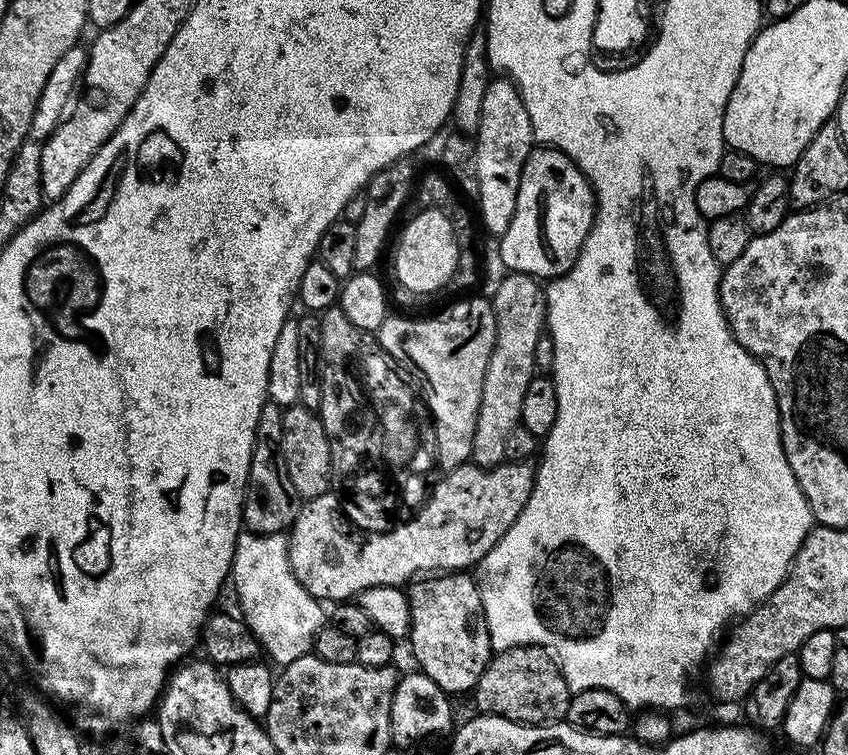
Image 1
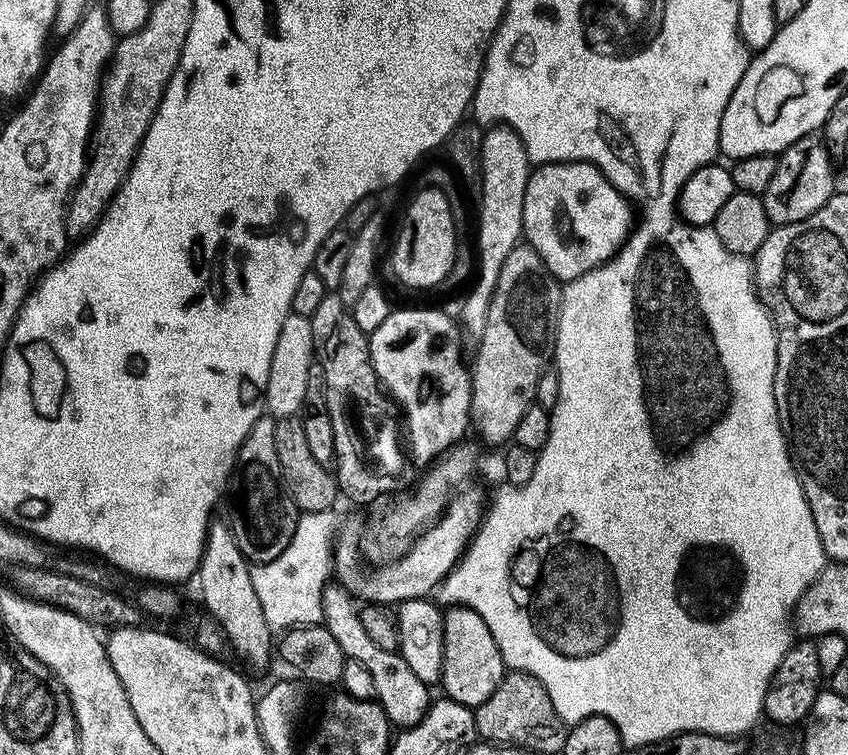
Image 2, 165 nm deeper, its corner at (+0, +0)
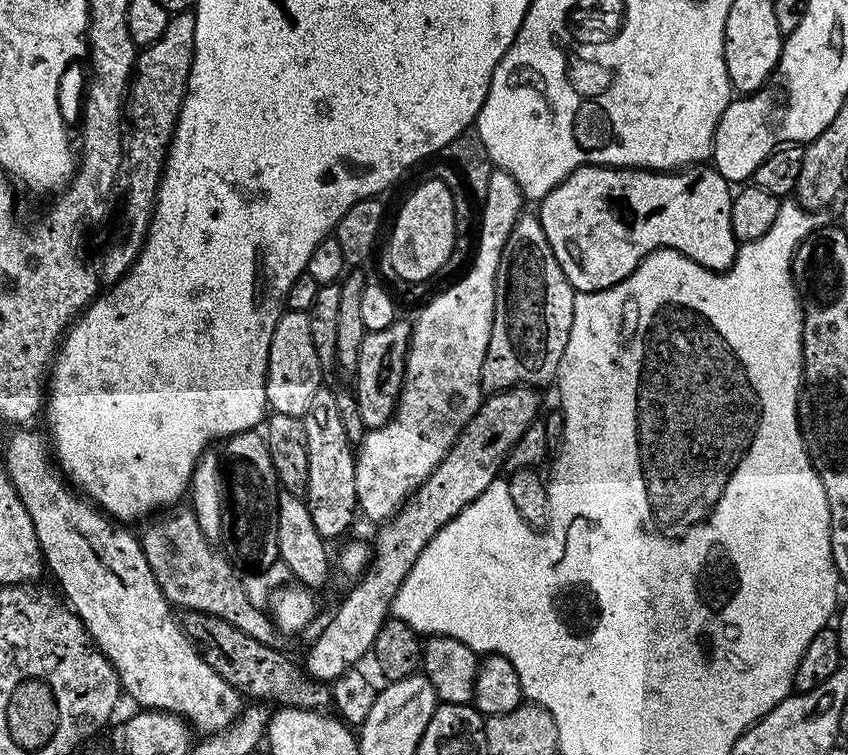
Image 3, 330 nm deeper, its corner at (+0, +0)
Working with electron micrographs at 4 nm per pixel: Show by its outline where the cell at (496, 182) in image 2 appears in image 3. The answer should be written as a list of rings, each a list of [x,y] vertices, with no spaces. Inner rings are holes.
[[[494,170],[490,174],[490,186],[486,186],[482,204],[484,213],[478,216],[478,239],[474,244],[474,259],[470,267],[455,283],[440,290],[444,292],[438,293],[412,324],[412,345],[408,348],[408,360],[404,364],[404,386],[391,420],[380,428],[365,431],[363,440],[359,441],[356,452],[356,502],[362,516],[368,520],[383,522],[392,519],[392,515],[400,511],[416,487],[446,458],[448,451],[456,445],[462,429],[480,409],[480,375],[494,322],[496,271],[502,246],[506,246],[506,238],[510,238],[510,230],[514,230],[514,222],[522,215],[523,208],[520,207],[525,207],[526,201],[518,182],[514,182],[510,174]]]

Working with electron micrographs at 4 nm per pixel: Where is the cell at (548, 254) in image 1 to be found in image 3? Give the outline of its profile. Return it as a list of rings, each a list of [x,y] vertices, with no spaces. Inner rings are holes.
[[[583,164],[582,167],[574,169],[563,177],[564,181],[553,183],[552,187],[543,193],[539,201],[538,215],[542,222],[542,230],[546,230],[546,242],[550,242],[550,250],[554,250],[554,258],[558,258],[558,266],[562,266],[562,274],[570,282],[570,286],[576,289],[577,293],[601,292],[618,282],[622,282],[630,274],[634,274],[643,260],[651,252],[657,252],[659,248],[669,248],[675,252],[680,252],[686,258],[698,262],[703,268],[708,268],[711,272],[727,272],[736,260],[736,250],[738,241],[734,230],[730,226],[730,210],[732,209],[733,189],[730,181],[722,178],[715,167],[712,166],[689,166],[683,170],[673,170],[670,172],[654,172],[651,170],[637,170],[634,168],[609,168],[603,164]]]

